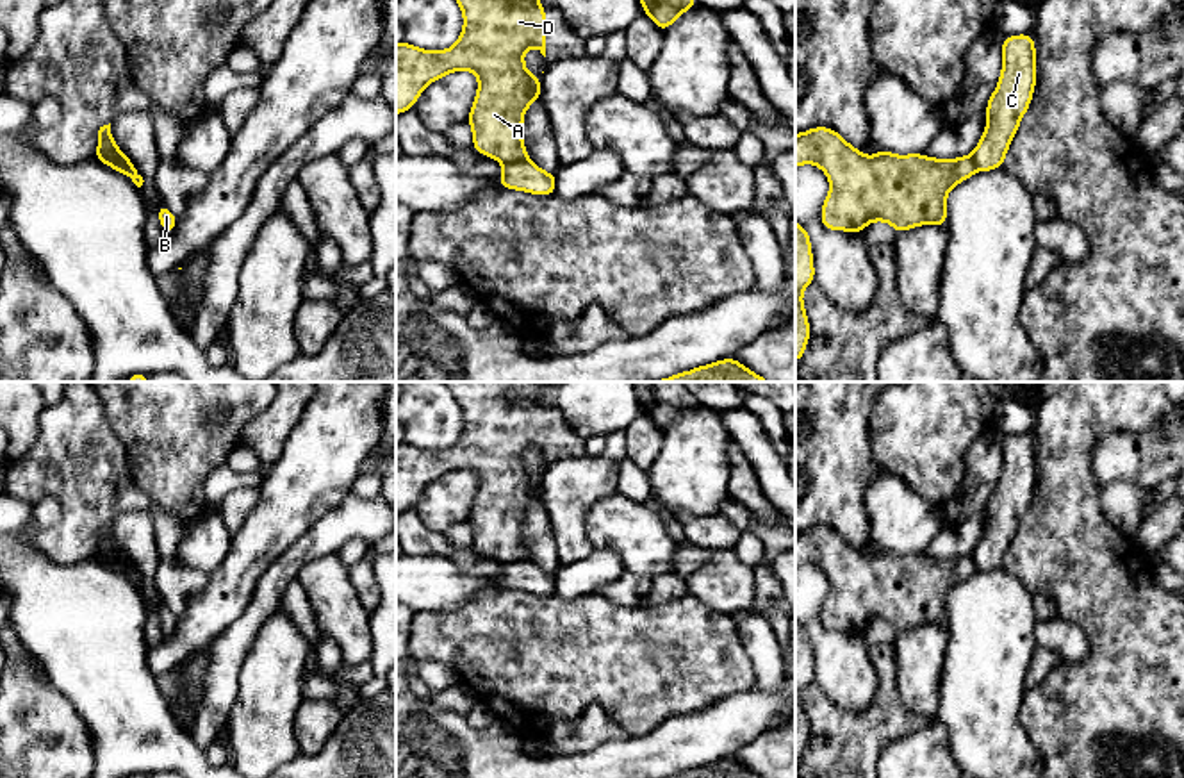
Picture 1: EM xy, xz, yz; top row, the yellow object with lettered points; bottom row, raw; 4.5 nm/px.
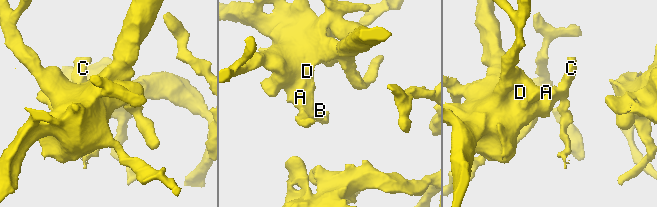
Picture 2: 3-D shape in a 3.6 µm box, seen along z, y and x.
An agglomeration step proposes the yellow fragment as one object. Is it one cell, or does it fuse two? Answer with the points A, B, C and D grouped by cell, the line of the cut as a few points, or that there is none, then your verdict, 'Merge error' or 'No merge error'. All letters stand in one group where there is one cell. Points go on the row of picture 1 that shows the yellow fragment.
Groups: A D / B C. Split along xy (95, 154), (106, 154), (136, 170). Merge error

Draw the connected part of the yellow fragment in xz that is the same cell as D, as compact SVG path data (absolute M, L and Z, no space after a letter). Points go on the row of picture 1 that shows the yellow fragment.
M456 0L464 14L458 41L442 52L423 50L403 41L396 45L396 114L414 109L419 95L433 80L451 71L474 71L478 93L467 123L473 148L501 162L526 161L522 120L531 102L540 102L540 77L531 77L522 55L539 48L546 57L546 7L537 0Z

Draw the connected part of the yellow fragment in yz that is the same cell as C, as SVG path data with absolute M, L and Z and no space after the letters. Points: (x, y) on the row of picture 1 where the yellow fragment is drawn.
M1032 34L1006 36L1002 41L1002 73L984 109L988 123L972 153L979 171L1002 168L1020 120L1031 105L1036 79Z

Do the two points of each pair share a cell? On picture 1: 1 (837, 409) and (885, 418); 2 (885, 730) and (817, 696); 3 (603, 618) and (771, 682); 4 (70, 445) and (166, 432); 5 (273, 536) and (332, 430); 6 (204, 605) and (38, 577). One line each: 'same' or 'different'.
1: different
2: same
3: different
4: different
5: same
6: different

